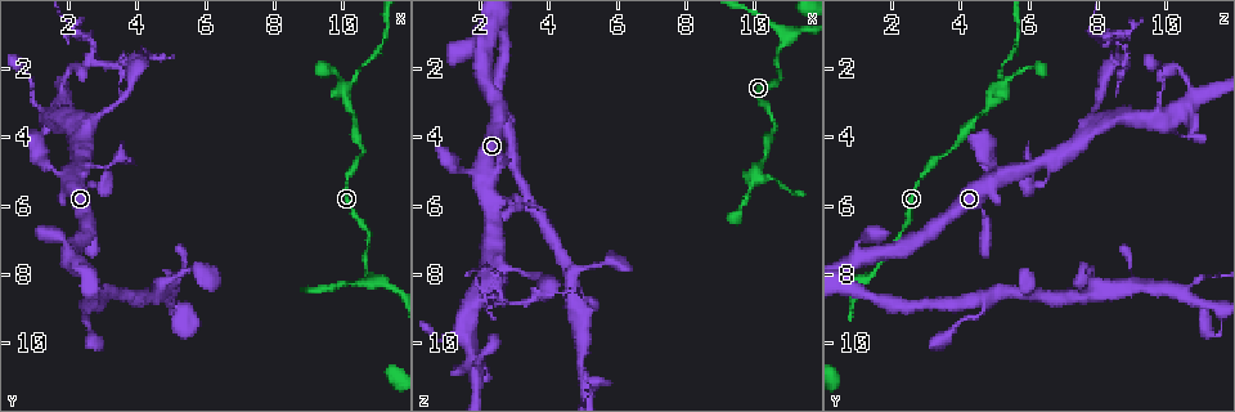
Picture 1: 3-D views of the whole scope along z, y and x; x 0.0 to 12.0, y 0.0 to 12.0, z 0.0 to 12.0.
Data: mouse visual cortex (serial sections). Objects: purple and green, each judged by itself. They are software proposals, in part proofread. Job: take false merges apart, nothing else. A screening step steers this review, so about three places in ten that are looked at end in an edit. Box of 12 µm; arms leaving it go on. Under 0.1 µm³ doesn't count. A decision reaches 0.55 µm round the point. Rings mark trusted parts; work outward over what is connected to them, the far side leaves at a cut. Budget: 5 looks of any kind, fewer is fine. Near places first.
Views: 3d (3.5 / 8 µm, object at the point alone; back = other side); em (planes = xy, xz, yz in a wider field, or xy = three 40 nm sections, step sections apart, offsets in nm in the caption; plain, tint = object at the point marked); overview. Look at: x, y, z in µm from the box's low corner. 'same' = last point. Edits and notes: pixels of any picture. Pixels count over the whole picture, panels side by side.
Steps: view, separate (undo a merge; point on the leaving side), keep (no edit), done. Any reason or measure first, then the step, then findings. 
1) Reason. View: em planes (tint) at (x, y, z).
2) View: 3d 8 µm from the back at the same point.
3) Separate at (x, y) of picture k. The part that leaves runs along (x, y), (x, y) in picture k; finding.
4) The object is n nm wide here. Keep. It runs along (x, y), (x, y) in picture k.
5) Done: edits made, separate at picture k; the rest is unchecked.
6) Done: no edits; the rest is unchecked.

Two arms in line, one across. View: 3d 8 µm at (2.5, 3.9, 7.6).

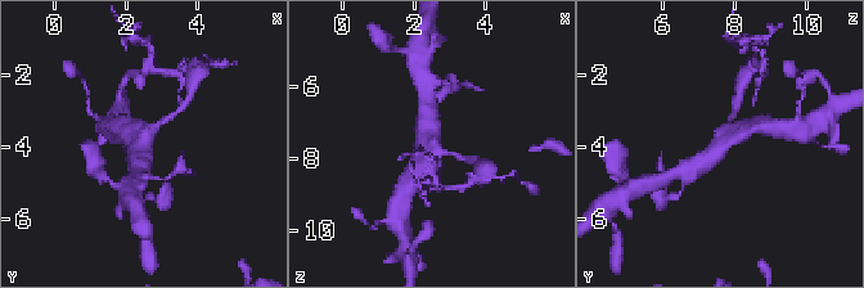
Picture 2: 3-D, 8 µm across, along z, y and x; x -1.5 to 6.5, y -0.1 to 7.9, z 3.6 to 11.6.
3 arms meet here; the arms are 250, 400, 600 nm wide; now the EM. View: em xy step 1 (tint) at (2.5, 3.9, 7.5).

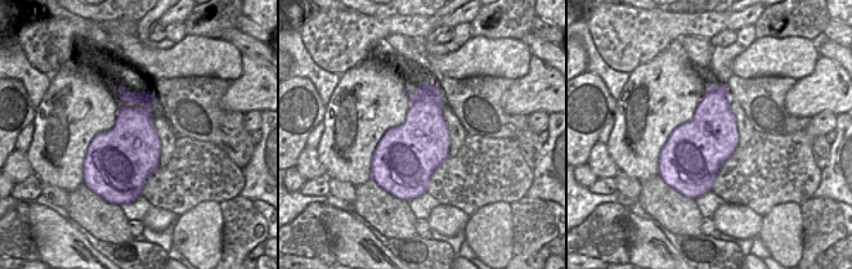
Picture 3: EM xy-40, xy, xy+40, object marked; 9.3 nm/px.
Keep. All the same cell.

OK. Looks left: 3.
Thick turns thin. View: 3d 8 µm at (10.4, 2.2, 5.2).

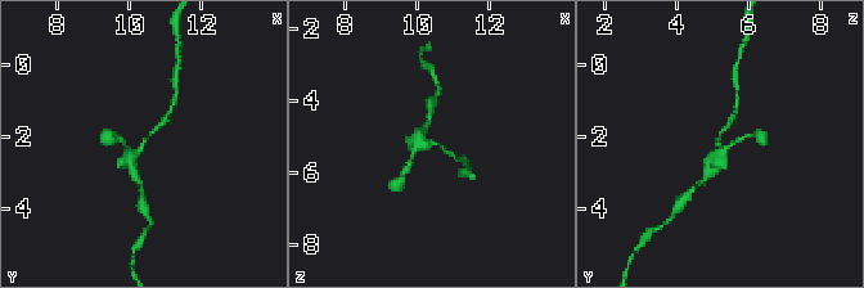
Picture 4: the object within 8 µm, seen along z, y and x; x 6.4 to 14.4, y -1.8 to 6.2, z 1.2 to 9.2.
View: 3d 3.5 µm at (10.4, 2.2, 5.1).

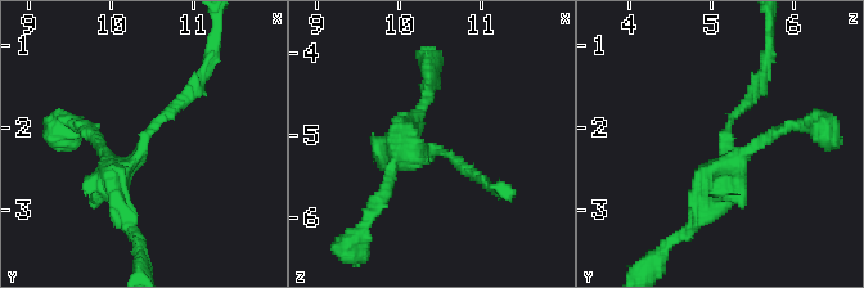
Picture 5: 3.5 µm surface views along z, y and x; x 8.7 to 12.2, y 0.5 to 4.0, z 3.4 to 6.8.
View: em xy step 1 (tint) at (10.40, 2.20, 5.15).

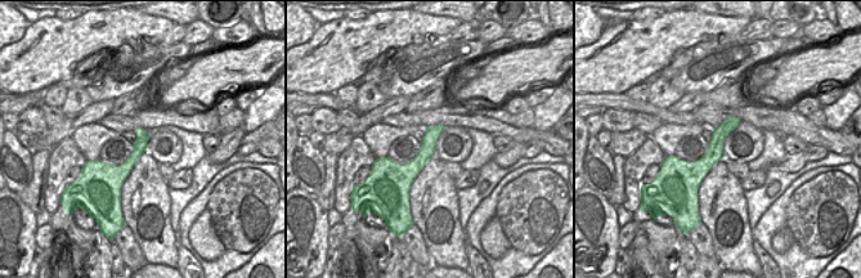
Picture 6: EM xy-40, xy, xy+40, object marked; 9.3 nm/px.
Keep. It runs along (735, 120), (698, 167), (667, 165) in picture 6; continuous, no second cell.

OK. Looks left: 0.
Done: no edits; the rest is unchecked.

